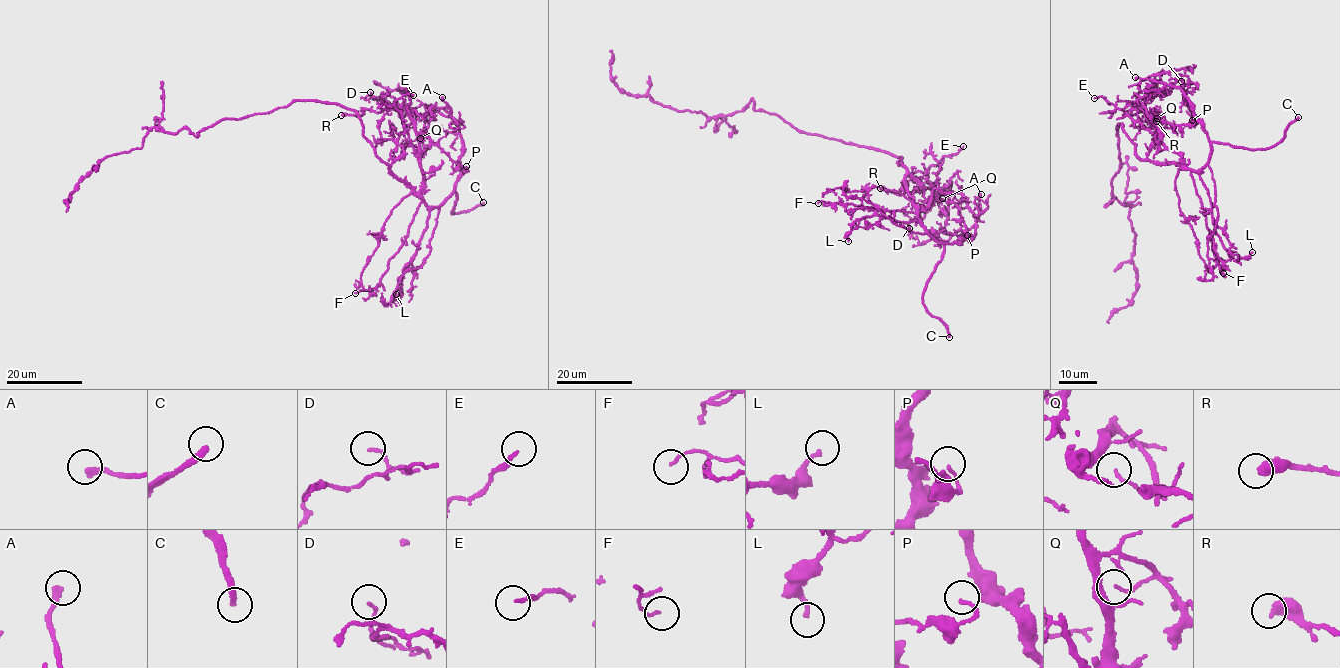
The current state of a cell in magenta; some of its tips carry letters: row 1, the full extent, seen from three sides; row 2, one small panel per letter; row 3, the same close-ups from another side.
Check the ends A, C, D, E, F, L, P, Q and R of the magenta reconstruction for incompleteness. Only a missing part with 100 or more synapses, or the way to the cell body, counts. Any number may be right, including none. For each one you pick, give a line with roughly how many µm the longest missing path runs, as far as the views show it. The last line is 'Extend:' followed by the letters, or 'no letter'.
C: Missing length about 90 µm
Extend: C

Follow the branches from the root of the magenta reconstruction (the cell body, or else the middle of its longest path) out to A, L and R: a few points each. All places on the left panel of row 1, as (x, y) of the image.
A: (325, 101), (356, 113), (375, 153), (430, 207), (435, 208), (454, 189), (462, 146), (459, 128), (442, 97)
L: (325, 101), (356, 113), (375, 153), (428, 210), (417, 252), (403, 275), (399, 299), (396, 294)
R: (325, 101), (356, 113), (387, 164), (402, 153), (397, 139), (404, 126), (396, 111), (341, 115)

